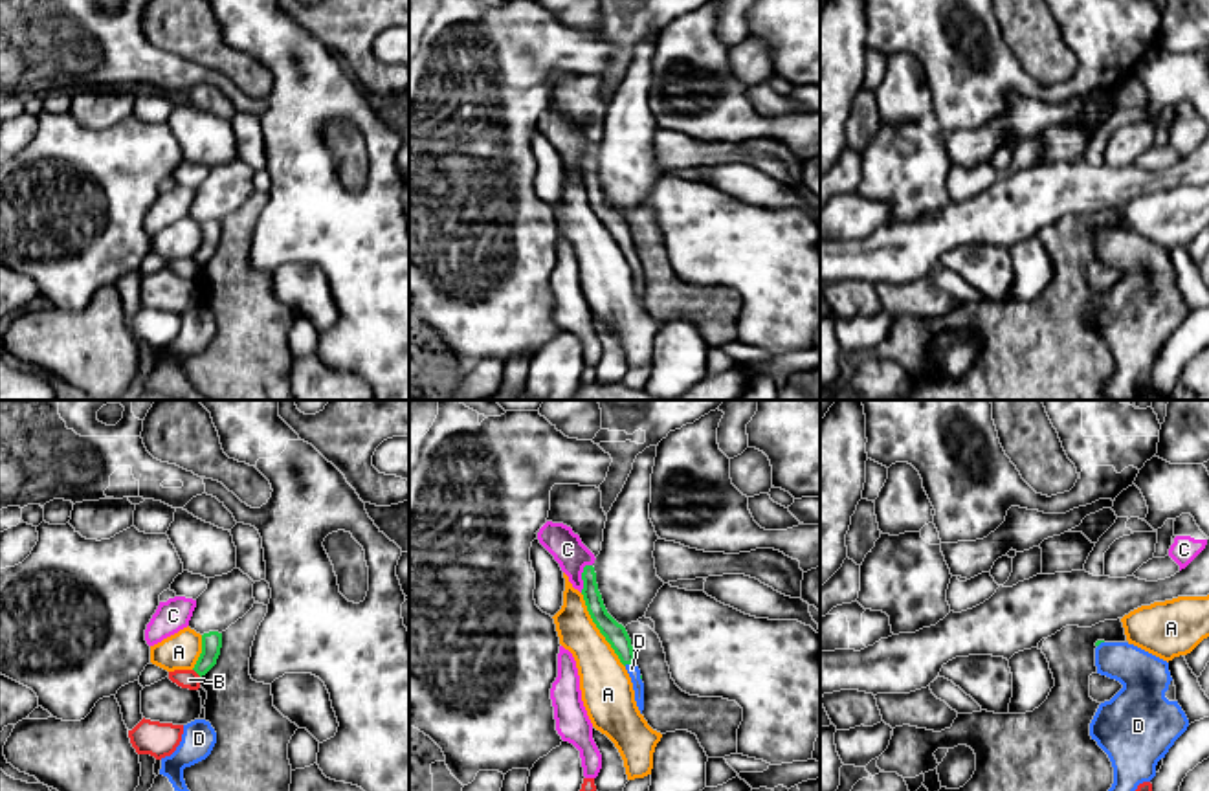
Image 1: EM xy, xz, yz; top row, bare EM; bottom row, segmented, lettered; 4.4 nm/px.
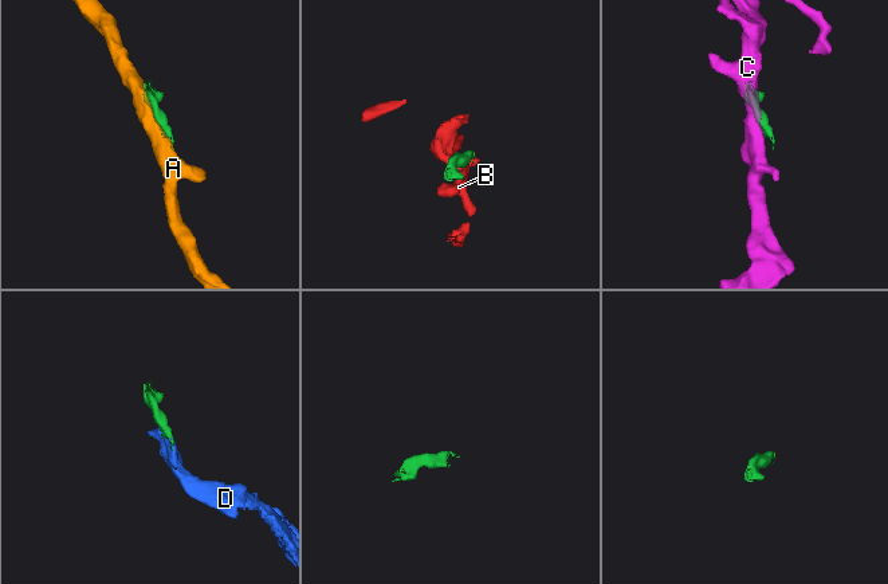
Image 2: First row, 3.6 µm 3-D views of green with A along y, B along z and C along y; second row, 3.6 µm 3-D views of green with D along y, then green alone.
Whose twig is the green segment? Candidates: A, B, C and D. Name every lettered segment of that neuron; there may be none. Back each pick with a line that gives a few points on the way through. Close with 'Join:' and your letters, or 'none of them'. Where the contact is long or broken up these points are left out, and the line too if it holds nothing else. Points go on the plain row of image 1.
D: Path across: xz (615, 222), (630, 252), (632, 257)
Join: D

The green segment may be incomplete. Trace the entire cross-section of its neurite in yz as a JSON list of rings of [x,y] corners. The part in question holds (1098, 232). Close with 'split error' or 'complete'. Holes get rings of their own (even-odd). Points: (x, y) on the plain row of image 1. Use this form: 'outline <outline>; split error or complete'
outline [[[1095,231],[1097,262],[1115,268],[1123,277],[1099,294],[1090,325],[1108,343],[1114,356],[1114,373],[1104,385],[1110,400],[1130,400],[1134,380],[1156,365],[1156,354],[1174,330],[1187,319],[1189,308],[1176,290],[1176,275],[1169,251],[1128,231]]]; split error

